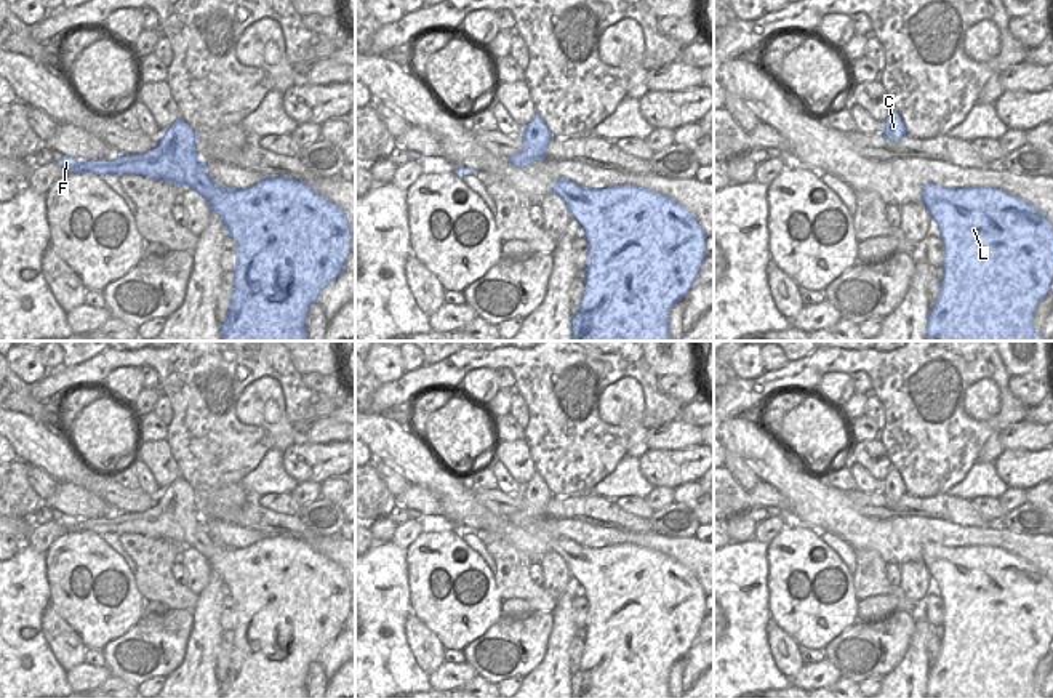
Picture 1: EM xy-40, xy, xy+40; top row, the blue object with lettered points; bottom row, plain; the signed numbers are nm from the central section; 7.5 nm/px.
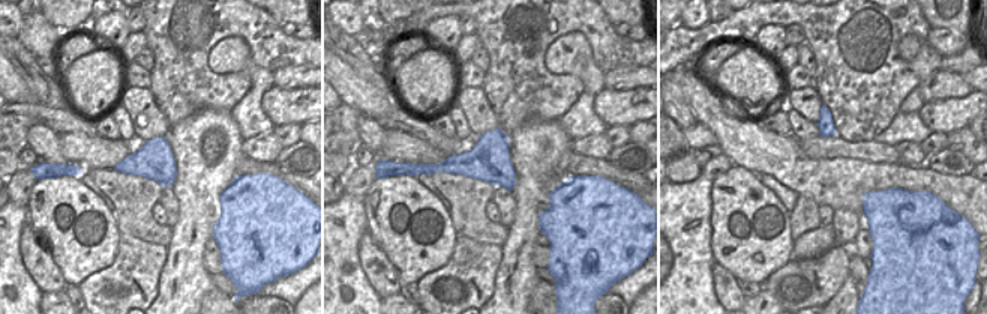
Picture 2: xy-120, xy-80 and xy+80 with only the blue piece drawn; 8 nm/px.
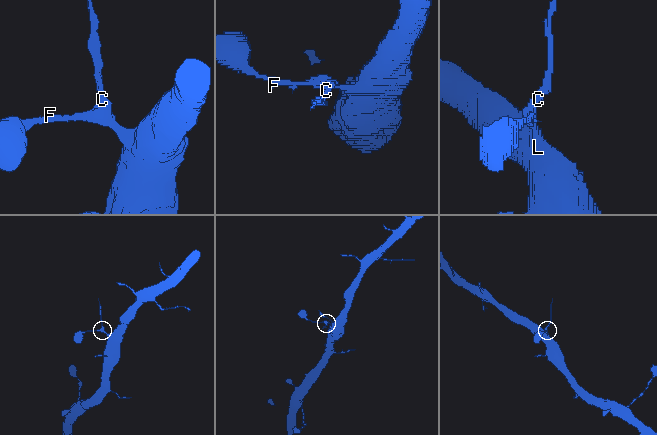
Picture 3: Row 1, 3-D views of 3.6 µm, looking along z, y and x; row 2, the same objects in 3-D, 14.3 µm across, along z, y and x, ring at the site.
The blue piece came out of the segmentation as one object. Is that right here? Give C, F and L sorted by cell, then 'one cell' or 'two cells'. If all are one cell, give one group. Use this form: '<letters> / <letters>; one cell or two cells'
C F L; one cell

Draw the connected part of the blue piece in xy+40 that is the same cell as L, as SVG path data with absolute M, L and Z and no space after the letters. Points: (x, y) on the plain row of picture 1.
M928 541L920 560L938 583L944 602L944 636L927 676L925 698L1042 698L1034 687L1034 671L1053 650L1051 581L1026 559L992 546L946 548Z

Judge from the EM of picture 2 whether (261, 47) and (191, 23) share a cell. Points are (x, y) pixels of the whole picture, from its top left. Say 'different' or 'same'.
same

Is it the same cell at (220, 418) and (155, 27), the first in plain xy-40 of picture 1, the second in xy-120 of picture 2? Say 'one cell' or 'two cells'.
one cell

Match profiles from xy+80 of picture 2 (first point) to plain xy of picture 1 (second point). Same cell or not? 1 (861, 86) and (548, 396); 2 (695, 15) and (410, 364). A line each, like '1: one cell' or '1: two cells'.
1: one cell
2: two cells

